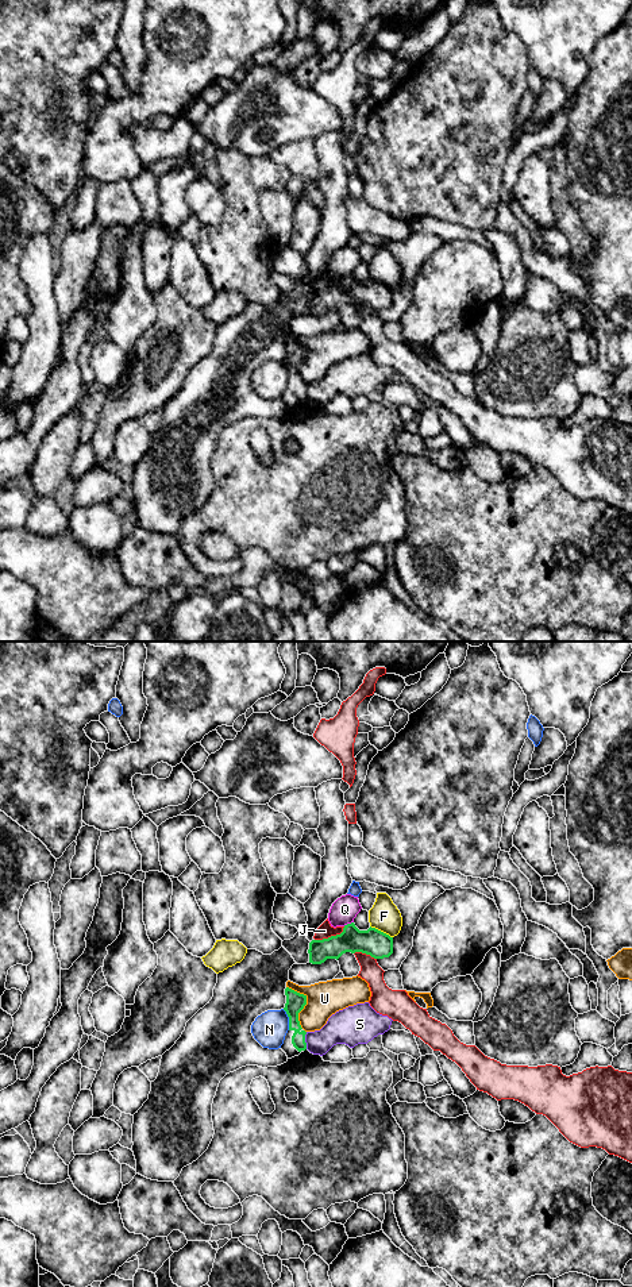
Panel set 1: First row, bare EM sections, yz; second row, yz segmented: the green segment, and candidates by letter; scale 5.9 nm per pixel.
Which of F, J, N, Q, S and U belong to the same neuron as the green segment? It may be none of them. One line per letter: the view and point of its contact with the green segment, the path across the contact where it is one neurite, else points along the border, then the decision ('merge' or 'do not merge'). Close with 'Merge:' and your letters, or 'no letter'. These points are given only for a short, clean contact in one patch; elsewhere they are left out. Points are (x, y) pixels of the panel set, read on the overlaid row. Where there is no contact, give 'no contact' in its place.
F: contact yz (380, 931); do not merge
J: contact yz (331, 936); border yz (345, 927), (339, 933), (315, 940); do not merge
N: contact yz (289, 1020); do not merge
Q: contact yz (347, 924); do not merge
S: contact yz (304, 1040); border yz (307, 1032), (305, 1048); do not merge
U: contact yz (305, 1004); do not merge
Merge: no letter

